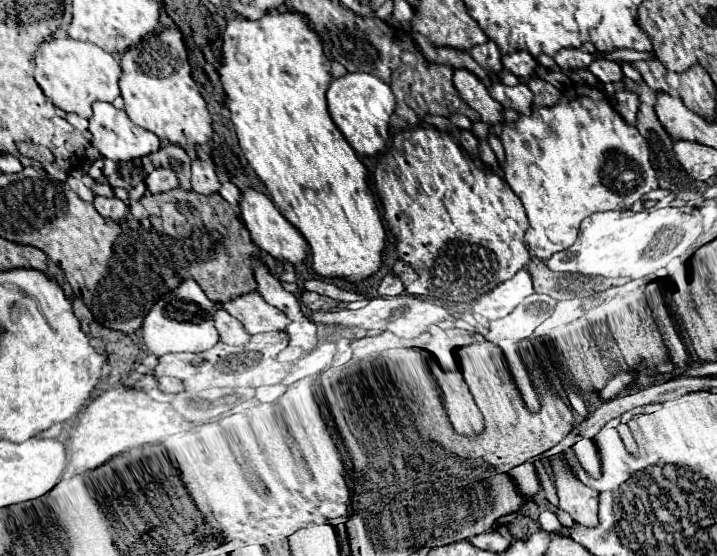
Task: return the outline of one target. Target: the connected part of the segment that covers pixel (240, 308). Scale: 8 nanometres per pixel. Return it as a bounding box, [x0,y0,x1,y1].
[221,291,289,333]

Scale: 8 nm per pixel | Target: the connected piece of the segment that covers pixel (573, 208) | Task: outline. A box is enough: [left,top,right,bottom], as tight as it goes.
[501,85,659,261]

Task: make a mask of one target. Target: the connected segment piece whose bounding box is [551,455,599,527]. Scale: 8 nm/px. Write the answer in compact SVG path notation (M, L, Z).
M561 455L551 457L551 467L555 473L555 487L559 495L559 509L567 511L575 523L583 527L599 525L599 493L583 485L565 465Z

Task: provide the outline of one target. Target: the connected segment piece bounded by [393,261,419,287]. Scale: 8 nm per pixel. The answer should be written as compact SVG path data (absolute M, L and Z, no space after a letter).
M397 261L395 265L393 265L393 271L401 277L401 281L403 281L403 285L407 287L407 285L411 285L419 275L417 275L417 271L409 265L409 263L403 263L403 261Z

